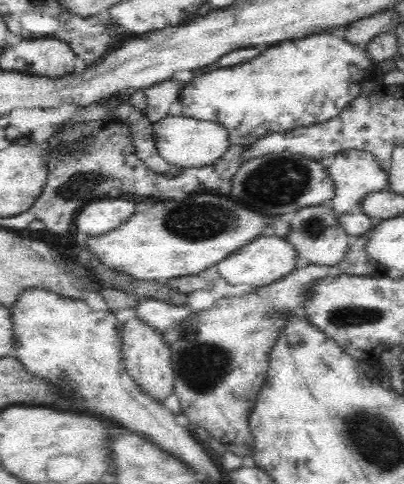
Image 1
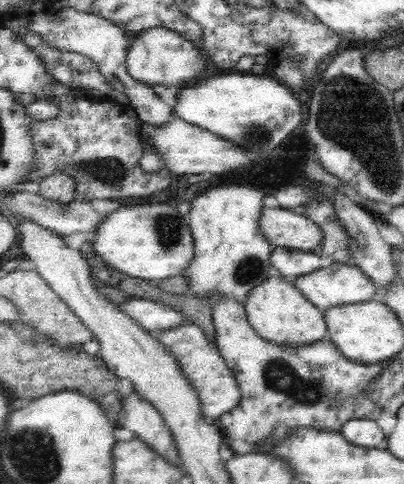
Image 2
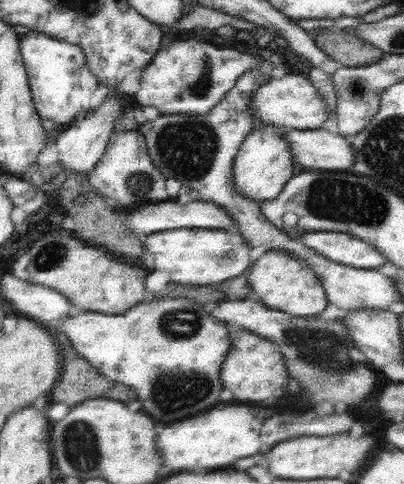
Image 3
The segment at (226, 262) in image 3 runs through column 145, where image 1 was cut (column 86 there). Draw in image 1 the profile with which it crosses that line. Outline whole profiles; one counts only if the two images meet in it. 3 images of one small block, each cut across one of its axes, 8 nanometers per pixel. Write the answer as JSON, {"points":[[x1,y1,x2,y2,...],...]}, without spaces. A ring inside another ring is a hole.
{"points":[[188,194,182,200,172,198,144,212,134,212,120,228,114,228,114,232,90,236,80,246,94,252,94,258,108,270,136,280,168,282,220,264,220,260,226,260,234,250,250,244,250,240,262,232,268,232,264,222,260,212,240,208,222,196]]}

